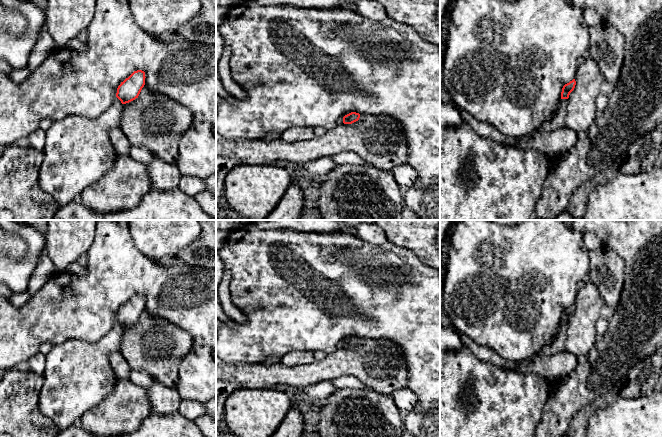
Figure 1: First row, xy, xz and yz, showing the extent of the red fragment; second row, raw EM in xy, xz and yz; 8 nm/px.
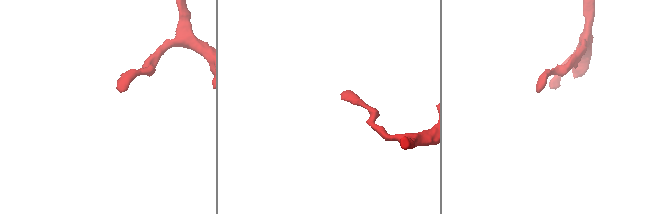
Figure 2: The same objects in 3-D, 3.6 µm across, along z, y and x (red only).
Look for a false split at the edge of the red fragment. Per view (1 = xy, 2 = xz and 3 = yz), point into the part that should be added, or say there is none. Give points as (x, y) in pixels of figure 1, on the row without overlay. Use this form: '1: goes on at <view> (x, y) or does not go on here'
1: does not go on here
2: does not go on here
3: does not go on here

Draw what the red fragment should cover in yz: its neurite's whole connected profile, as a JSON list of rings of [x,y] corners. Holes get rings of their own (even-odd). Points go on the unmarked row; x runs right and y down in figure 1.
[[[573,303],[572,305],[570,305],[569,307],[565,308],[562,312],[562,316],[561,316],[561,323],[568,323],[570,317],[574,314],[576,309],[576,305],[575,303]]]

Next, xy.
[[[142,294],[134,295],[117,312],[116,321],[122,328],[129,327],[138,322],[145,309],[145,296]]]

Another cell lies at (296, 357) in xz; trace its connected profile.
[[[293,350],[283,356],[280,363],[285,366],[299,366],[314,362],[314,351],[309,350]]]

